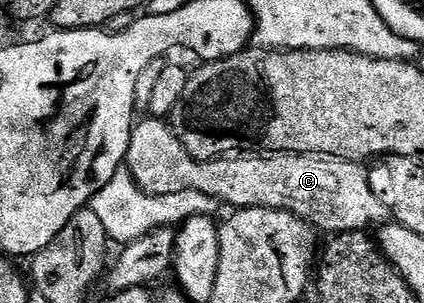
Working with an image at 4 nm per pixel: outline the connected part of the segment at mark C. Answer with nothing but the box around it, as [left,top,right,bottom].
[126,117,389,236]

